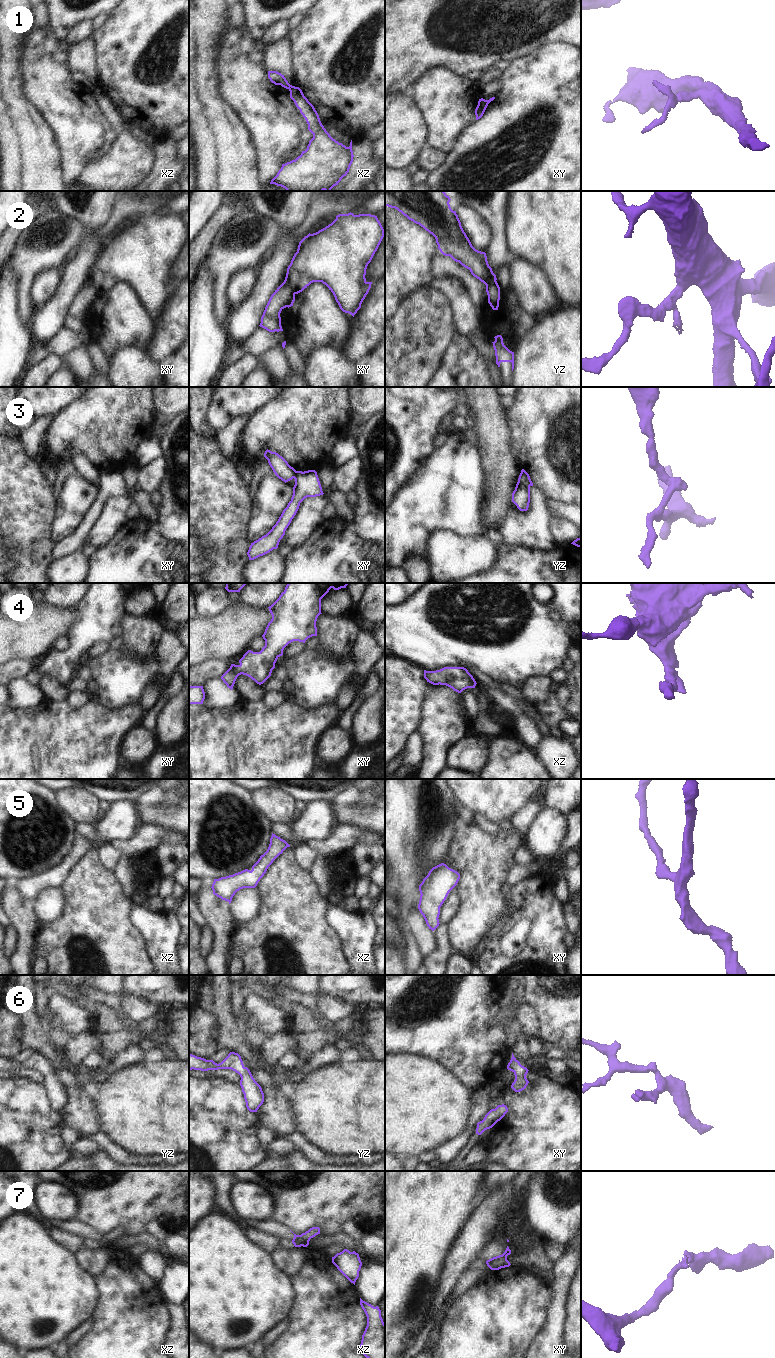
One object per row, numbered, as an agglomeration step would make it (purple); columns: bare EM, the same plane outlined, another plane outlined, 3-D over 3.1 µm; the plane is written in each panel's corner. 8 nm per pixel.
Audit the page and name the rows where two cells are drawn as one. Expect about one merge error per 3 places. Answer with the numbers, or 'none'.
2, 3, 7

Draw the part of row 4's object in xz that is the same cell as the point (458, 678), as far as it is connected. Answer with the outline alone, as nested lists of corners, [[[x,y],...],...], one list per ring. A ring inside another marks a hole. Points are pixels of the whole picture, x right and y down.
[[[444,667],[436,671],[424,670],[424,678],[433,685],[446,685],[458,693],[467,688],[475,688],[477,684],[464,667]]]

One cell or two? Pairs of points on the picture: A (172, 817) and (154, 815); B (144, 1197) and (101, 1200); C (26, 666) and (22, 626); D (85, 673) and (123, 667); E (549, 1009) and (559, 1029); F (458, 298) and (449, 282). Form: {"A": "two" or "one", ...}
{"A": "one", "B": "one", "C": "two", "D": "two", "E": "one", "F": "one"}

